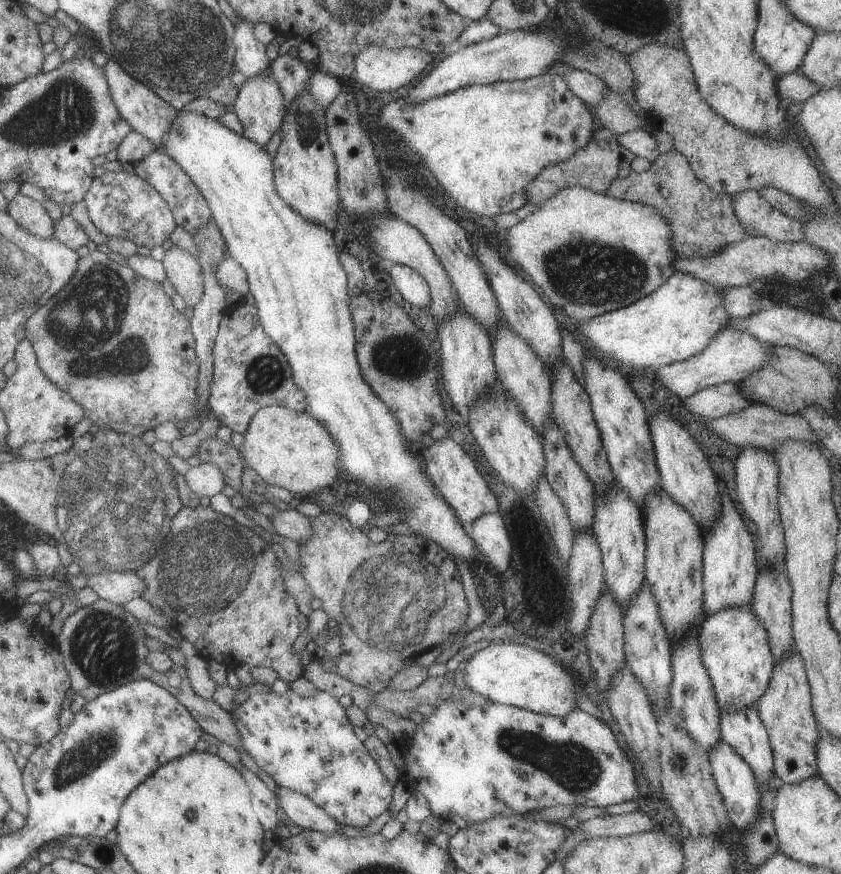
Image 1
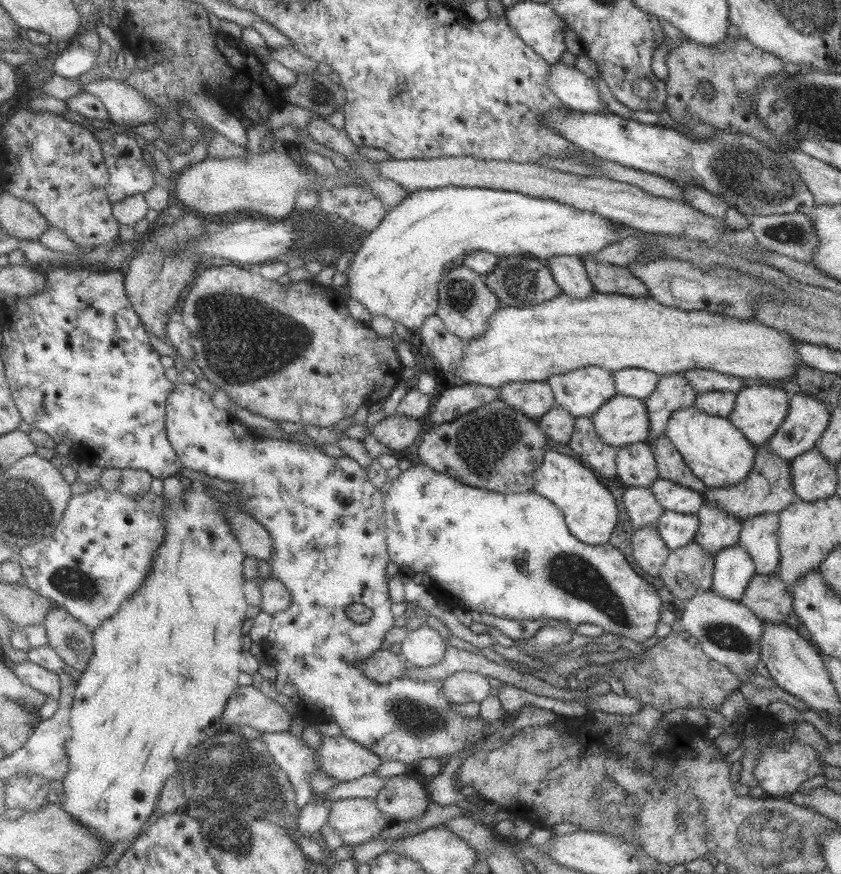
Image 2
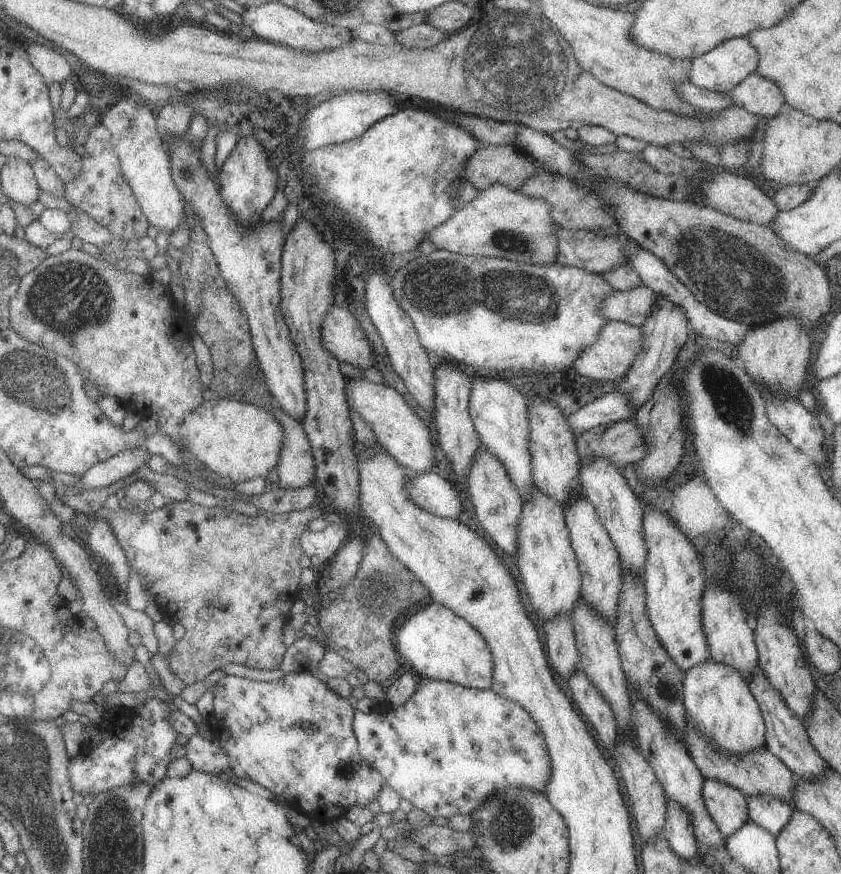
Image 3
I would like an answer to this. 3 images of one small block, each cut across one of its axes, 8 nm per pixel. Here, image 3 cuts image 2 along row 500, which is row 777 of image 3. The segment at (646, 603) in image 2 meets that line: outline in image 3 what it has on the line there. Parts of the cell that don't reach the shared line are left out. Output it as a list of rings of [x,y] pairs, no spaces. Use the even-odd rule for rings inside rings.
[[[418,679],[416,689],[411,696],[398,709],[390,708],[386,712],[382,712],[382,708],[380,708],[380,710],[370,711],[365,714],[357,709],[353,720],[353,729],[359,744],[361,757],[370,765],[370,768],[376,769],[382,774],[387,784],[396,790],[401,798],[405,798],[414,807],[424,810],[426,814],[432,817],[443,816],[449,819],[456,816],[456,814],[464,815],[477,811],[490,796],[502,794],[508,787],[522,788],[544,794],[547,789],[547,782],[551,777],[551,758],[547,752],[546,739],[543,737],[542,731],[522,705],[495,693],[492,689],[473,689],[450,681],[434,679]]]

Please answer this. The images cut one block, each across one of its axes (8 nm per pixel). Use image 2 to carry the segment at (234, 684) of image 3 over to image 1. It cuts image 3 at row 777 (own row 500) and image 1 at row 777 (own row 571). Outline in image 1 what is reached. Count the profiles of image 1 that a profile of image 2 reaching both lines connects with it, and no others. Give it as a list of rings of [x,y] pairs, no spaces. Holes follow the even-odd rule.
[[[292,686],[284,694],[272,691],[260,693],[253,689],[249,695],[250,698],[238,705],[231,715],[240,732],[244,750],[275,780],[277,786],[304,794],[341,826],[364,829],[372,820],[389,810],[394,785],[384,776],[382,769],[366,750],[364,742],[354,733],[346,709],[337,698],[318,689],[314,690],[310,698],[302,698]]]

